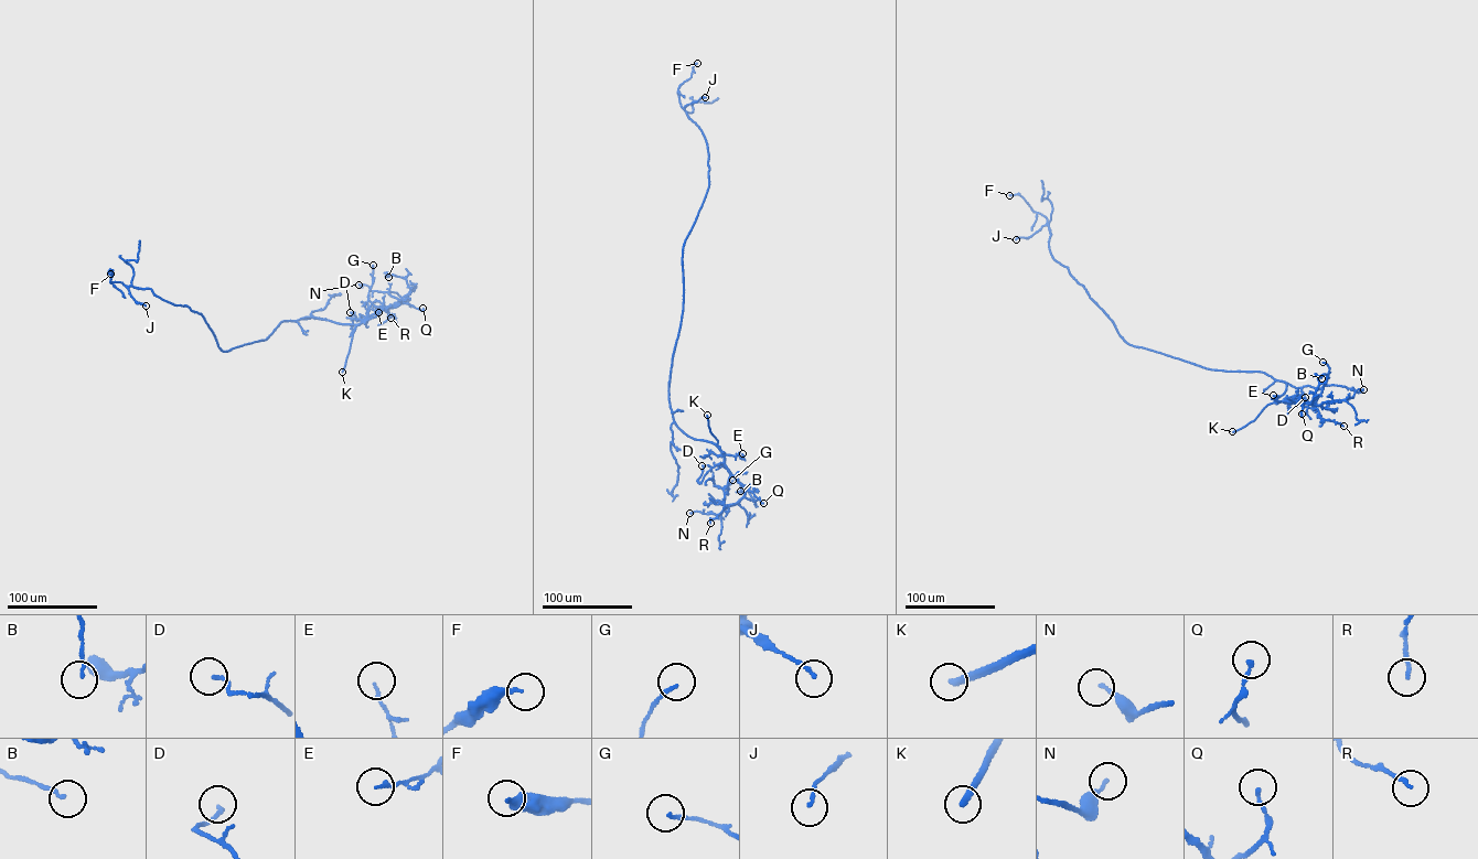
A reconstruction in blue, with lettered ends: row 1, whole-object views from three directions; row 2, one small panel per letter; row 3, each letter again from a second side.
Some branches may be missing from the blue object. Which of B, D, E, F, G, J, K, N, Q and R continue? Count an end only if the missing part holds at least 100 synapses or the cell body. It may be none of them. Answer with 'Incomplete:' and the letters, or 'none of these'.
Incomplete: K

